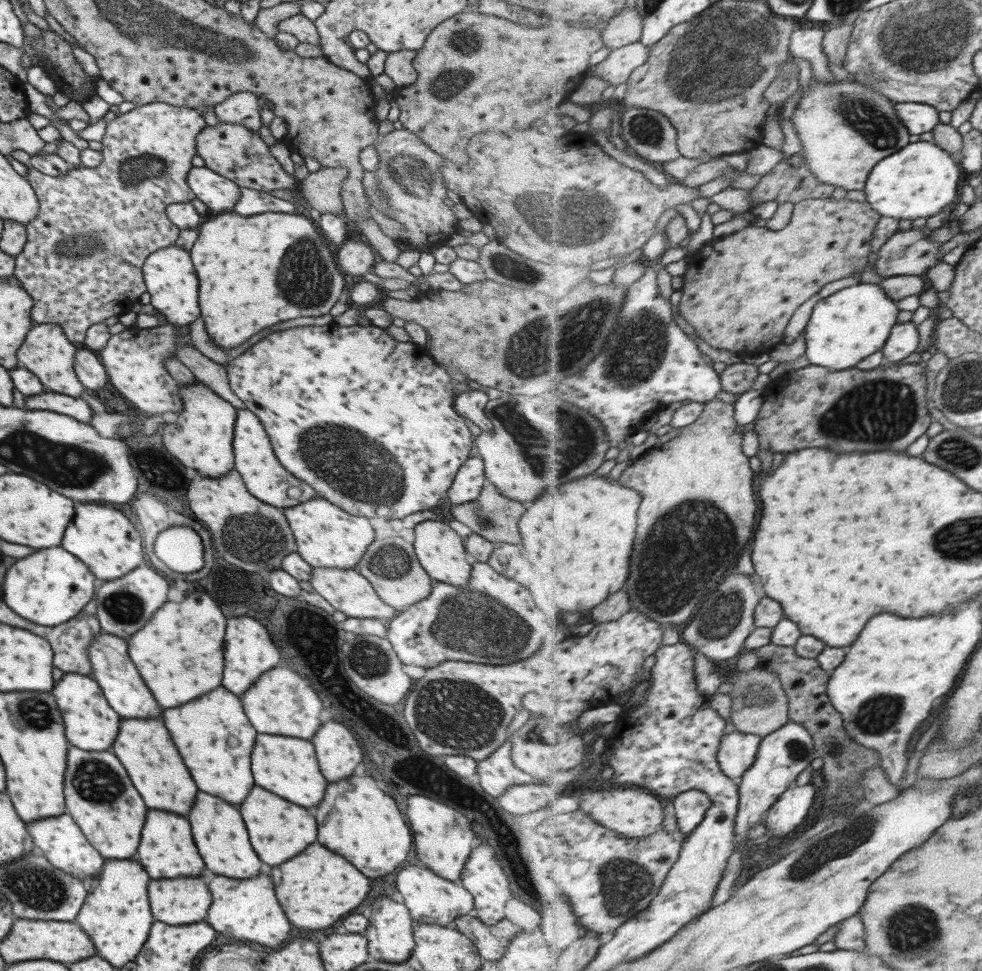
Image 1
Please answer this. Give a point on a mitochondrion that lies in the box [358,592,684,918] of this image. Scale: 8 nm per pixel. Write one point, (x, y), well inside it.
(455, 716)

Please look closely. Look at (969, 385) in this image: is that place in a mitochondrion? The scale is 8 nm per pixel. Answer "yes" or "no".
yes

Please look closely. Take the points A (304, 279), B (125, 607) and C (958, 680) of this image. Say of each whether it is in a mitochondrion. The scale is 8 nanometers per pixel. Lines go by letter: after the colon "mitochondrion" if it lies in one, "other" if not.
A: mitochondrion
B: mitochondrion
C: other

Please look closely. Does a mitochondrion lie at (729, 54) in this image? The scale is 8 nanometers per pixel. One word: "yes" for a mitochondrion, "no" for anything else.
yes

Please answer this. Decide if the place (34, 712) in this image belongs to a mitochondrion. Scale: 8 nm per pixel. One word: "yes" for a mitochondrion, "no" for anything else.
yes

